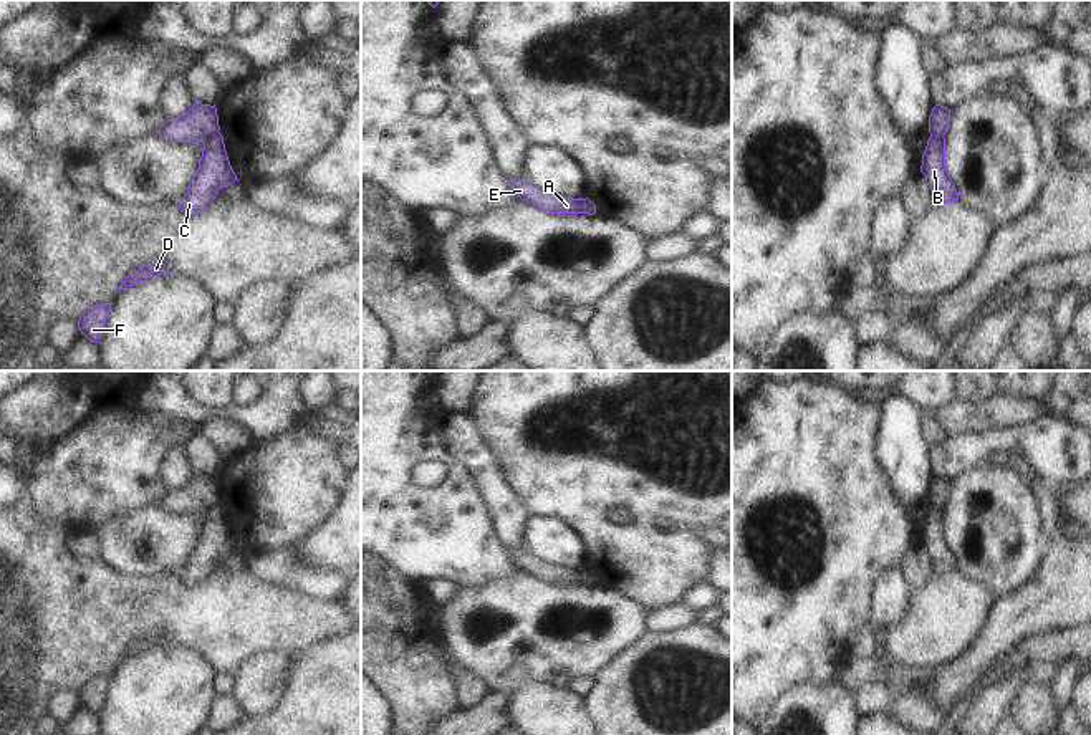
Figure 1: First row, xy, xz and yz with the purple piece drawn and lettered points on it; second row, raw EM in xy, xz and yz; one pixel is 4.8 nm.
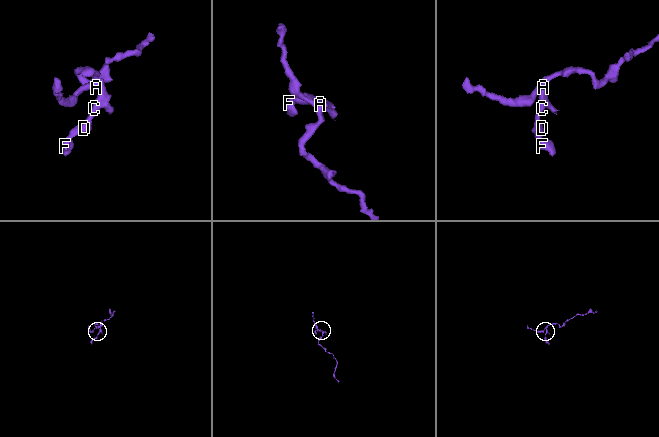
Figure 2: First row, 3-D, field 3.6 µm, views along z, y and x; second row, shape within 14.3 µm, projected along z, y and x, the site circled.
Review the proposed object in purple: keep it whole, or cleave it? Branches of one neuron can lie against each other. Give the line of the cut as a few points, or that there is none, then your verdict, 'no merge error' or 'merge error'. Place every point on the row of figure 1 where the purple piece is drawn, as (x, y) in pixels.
cut xy (217, 131), (202, 141); merge error

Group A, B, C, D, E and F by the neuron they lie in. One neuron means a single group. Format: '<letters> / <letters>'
A E / B C D F

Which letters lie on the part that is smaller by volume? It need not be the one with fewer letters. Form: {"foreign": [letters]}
{"foreign": ["B", "C", "D", "F"]}

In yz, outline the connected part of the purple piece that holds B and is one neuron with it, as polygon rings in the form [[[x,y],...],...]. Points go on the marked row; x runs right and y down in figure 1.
[[[932,136],[922,154],[920,172],[929,179],[934,202],[949,204],[959,200],[959,192],[945,167],[945,137]]]

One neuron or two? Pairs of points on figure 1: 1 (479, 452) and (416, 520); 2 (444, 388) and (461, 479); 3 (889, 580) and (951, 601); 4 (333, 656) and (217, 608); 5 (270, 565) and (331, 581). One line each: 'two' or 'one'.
1: two
2: two
3: two
4: two
5: one

